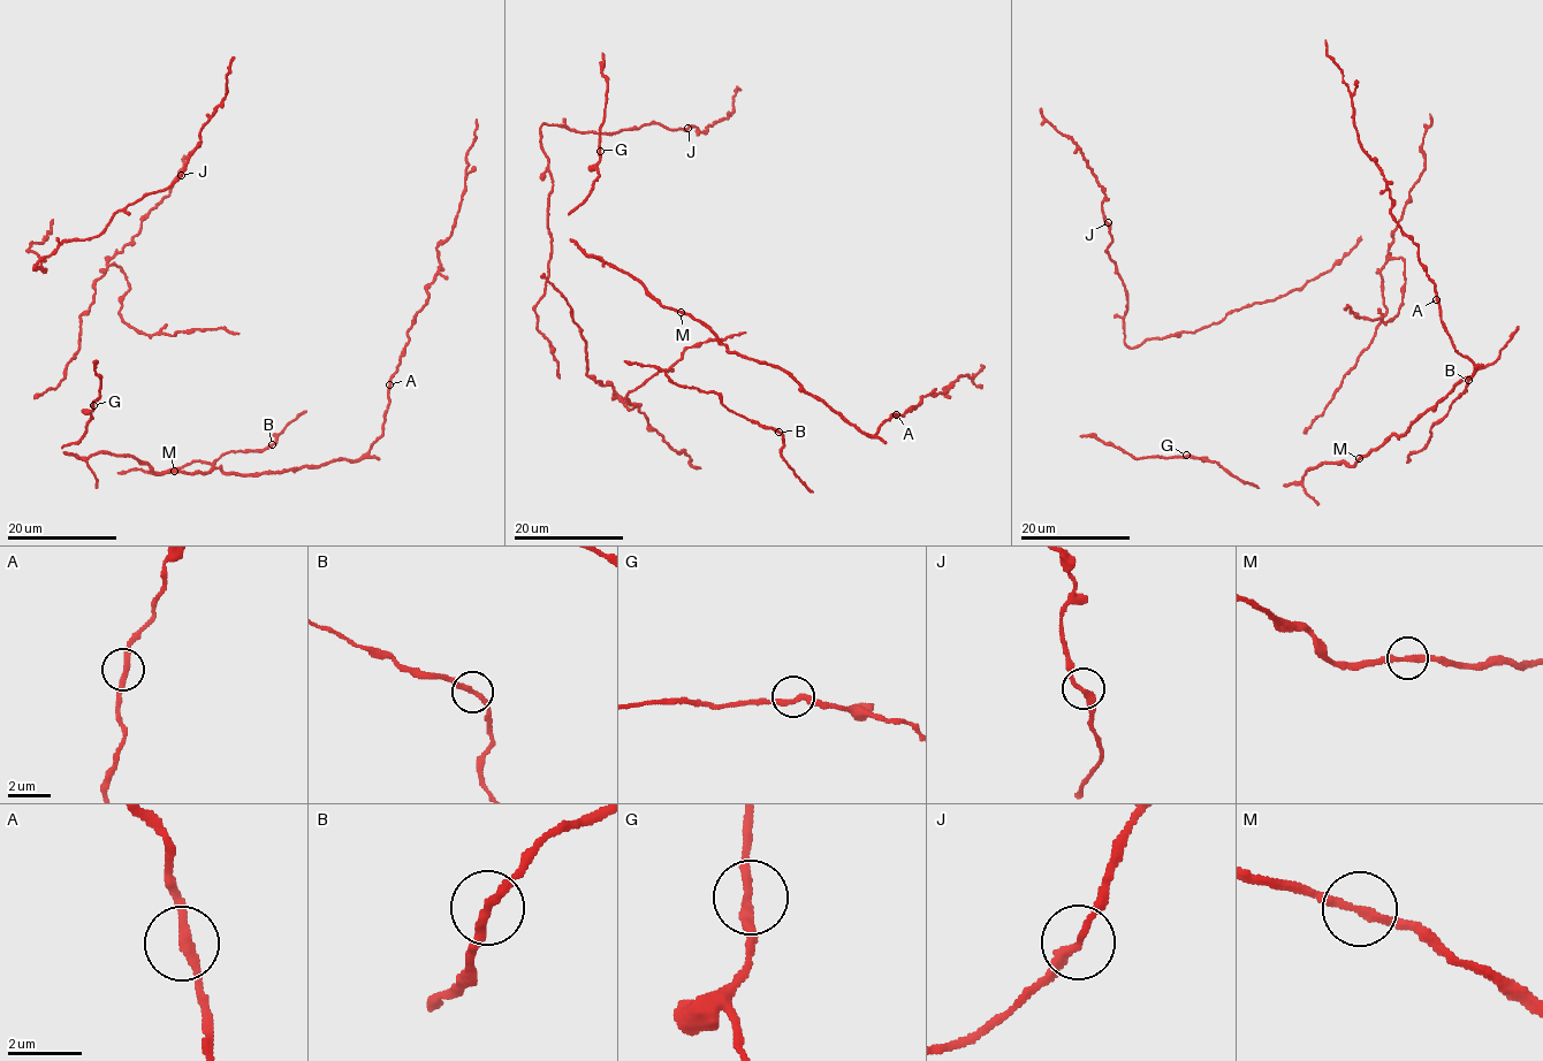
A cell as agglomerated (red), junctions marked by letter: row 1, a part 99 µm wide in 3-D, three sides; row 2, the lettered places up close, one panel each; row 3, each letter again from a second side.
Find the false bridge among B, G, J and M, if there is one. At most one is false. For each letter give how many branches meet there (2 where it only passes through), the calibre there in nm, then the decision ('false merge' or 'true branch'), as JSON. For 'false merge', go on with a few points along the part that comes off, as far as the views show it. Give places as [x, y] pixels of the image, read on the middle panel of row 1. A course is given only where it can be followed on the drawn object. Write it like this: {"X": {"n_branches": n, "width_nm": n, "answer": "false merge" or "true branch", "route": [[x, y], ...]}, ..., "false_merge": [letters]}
{"B": {"n_branches": 2, "width_nm": 240, "answer": "true branch"}, "G": {"n_branches": 2, "width_nm": 280, "answer": "true branch"}, "J": {"n_branches": 2, "width_nm": 240, "answer": "true branch"}, "M": {"n_branches": 2, "width_nm": 240, "answer": "true branch"}, "false_merge": []}

